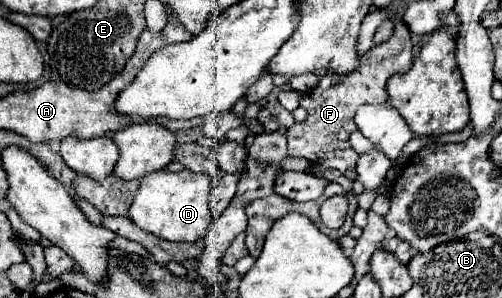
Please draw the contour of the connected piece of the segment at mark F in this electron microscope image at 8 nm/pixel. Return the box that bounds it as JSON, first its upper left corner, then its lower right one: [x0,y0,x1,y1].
[286,17,414,179]

